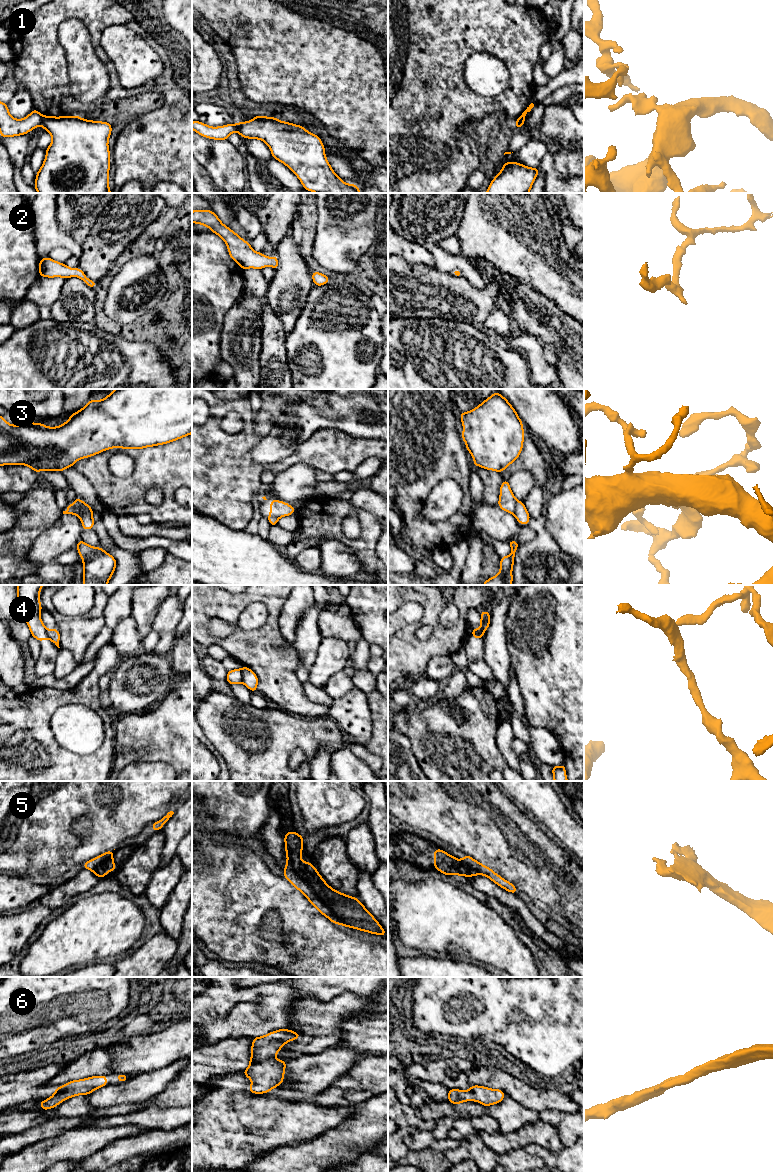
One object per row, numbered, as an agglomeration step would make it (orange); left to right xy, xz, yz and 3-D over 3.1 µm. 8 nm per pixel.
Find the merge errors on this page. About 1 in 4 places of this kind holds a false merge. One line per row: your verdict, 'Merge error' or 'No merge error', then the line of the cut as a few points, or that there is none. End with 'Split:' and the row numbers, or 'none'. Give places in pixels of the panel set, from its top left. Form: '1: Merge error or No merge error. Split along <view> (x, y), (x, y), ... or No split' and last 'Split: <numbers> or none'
1: Merge error. Split along yz (524, 118), (515, 122)
2: No merge error. No split
3: Merge error. Split along xy (75, 501), (81, 510), (92, 513)
4: Merge error. Split along xz (240, 669), (243, 679)
5: No merge error. No split
6: No merge error. No split
Split: 1, 3, 4

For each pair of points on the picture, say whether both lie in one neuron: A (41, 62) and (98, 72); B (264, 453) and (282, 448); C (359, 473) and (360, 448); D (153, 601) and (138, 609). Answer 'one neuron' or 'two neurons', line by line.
A: two neurons
B: one neuron
C: two neurons
D: one neuron

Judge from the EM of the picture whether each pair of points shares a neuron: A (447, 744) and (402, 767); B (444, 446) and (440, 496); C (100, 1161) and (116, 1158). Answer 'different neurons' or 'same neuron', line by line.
A: different neurons
B: different neurons
C: same neuron

